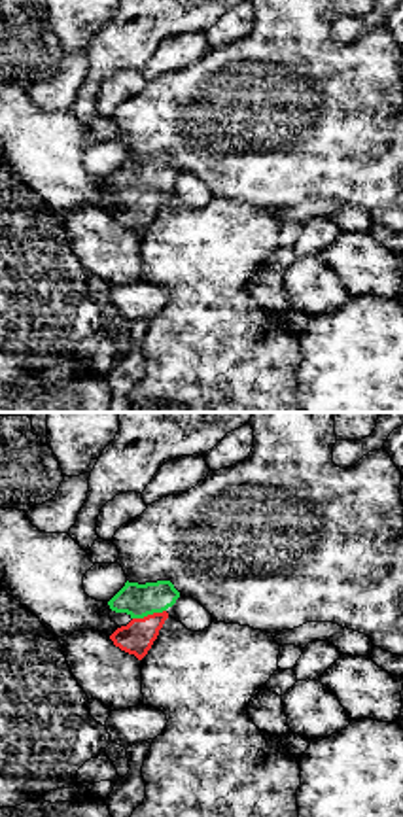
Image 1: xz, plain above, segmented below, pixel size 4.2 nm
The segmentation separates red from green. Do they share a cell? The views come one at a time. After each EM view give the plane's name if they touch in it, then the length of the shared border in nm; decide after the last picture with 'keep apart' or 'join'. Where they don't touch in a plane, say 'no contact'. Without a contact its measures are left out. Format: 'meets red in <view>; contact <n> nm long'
meets red in xz; contact 150 nm long

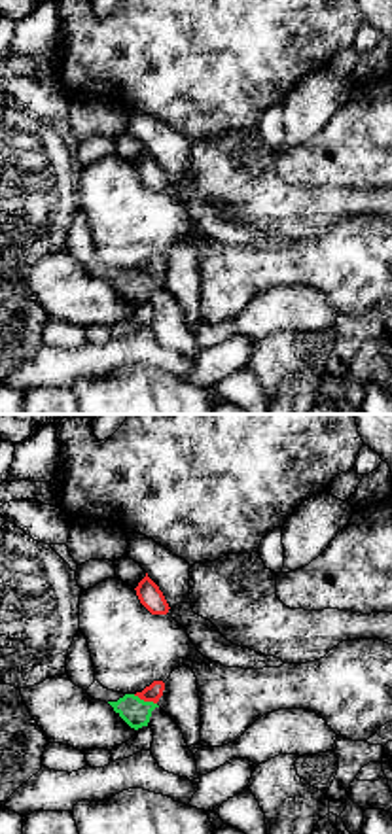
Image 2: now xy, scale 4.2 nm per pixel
meets red in xy; contact 110 nm long

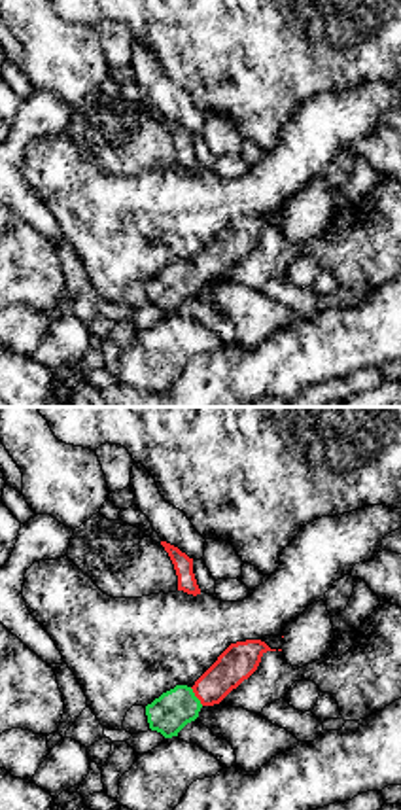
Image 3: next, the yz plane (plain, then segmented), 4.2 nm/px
meets red in yz; contact 100 nm long

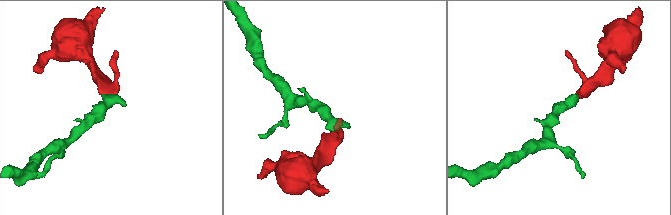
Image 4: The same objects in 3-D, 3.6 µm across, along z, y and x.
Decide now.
join

